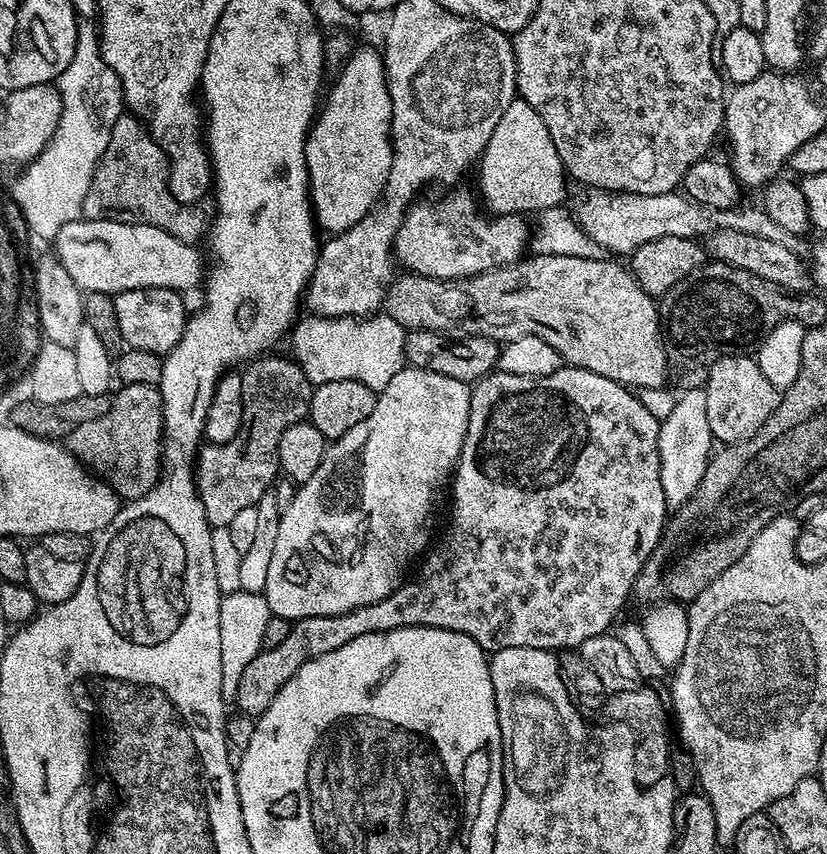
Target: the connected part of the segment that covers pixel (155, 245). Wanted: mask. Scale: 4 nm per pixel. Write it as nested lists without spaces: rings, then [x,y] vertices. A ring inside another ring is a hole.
[[[81,218],[74,222],[66,222],[66,226],[62,226],[62,230],[58,230],[54,237],[55,244],[56,259],[62,262],[62,266],[66,266],[66,274],[74,278],[80,291],[85,294],[105,292],[107,296],[115,297],[118,292],[129,292],[139,288],[173,288],[175,292],[182,293],[187,287],[201,286],[206,276],[206,260],[204,264],[199,247],[174,238],[174,234],[158,226]]]

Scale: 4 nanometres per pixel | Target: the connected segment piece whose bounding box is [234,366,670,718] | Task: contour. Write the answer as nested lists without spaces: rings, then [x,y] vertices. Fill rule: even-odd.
[[[562,366],[554,374],[549,376],[542,376],[539,379],[536,378],[524,378],[519,381],[520,392],[512,392],[508,396],[508,384],[517,383],[518,377],[513,372],[501,372],[499,370],[493,371],[491,374],[484,377],[482,380],[475,381],[472,388],[472,397],[470,398],[470,418],[468,419],[468,433],[464,439],[464,445],[460,451],[460,460],[457,462],[454,475],[450,480],[450,488],[452,484],[452,521],[448,524],[448,529],[444,532],[444,537],[440,541],[433,543],[431,547],[427,549],[426,555],[423,557],[424,565],[420,568],[420,576],[416,576],[412,581],[409,579],[407,582],[401,583],[399,588],[395,588],[394,591],[386,598],[382,598],[376,604],[370,606],[362,606],[358,610],[350,610],[346,614],[334,614],[333,616],[311,616],[305,620],[295,621],[290,630],[290,634],[286,634],[286,642],[282,642],[282,646],[274,646],[273,648],[264,648],[254,658],[250,658],[250,662],[246,666],[246,670],[242,670],[242,678],[238,678],[238,694],[234,701],[235,707],[240,708],[239,711],[245,716],[251,716],[258,718],[264,711],[270,706],[270,702],[274,702],[274,698],[278,694],[278,690],[282,690],[282,686],[286,682],[290,682],[292,675],[298,671],[298,669],[304,665],[308,660],[318,658],[322,654],[330,654],[330,650],[338,650],[338,646],[346,646],[346,642],[354,642],[354,638],[358,638],[362,634],[370,634],[371,632],[389,632],[395,628],[441,628],[442,630],[454,630],[455,632],[461,632],[466,634],[470,638],[474,638],[474,642],[478,642],[478,646],[484,649],[485,653],[491,654],[496,652],[499,648],[509,648],[512,646],[512,640],[504,640],[504,632],[500,632],[500,628],[504,628],[504,620],[516,620],[516,646],[526,646],[527,648],[547,648],[549,650],[576,650],[582,642],[586,642],[586,638],[594,638],[598,634],[608,632],[609,629],[617,623],[618,618],[616,615],[624,608],[624,603],[627,602],[628,596],[633,595],[636,580],[640,577],[640,571],[642,566],[648,560],[648,555],[656,548],[656,544],[660,540],[660,537],[664,535],[664,529],[666,527],[666,517],[669,515],[670,509],[667,504],[667,500],[663,494],[662,478],[660,477],[660,462],[659,462],[659,450],[660,444],[659,432],[661,421],[656,418],[655,414],[639,400],[637,393],[633,389],[629,388],[627,384],[619,384],[614,382],[610,378],[602,378],[602,374],[594,374],[590,370],[582,370],[581,368],[573,368],[571,366]]]

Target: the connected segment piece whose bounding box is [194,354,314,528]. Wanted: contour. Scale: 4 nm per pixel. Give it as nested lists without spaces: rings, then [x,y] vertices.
[[[276,354],[253,359],[243,369],[244,409],[238,434],[225,444],[205,443],[199,453],[194,468],[196,489],[206,510],[206,519],[213,528],[228,526],[237,513],[246,507],[255,507],[262,496],[270,491],[280,472],[278,442],[282,442],[282,434],[286,434],[292,424],[301,423],[308,416],[313,384],[295,359],[283,360],[280,356],[272,355]]]

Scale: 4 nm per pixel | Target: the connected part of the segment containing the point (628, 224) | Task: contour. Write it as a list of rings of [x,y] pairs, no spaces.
[[[602,188],[587,189],[588,200],[580,200],[574,207],[574,215],[579,220],[582,230],[594,238],[605,250],[612,254],[625,252],[631,254],[642,247],[646,242],[654,242],[658,238],[677,236],[678,238],[696,238],[703,228],[711,230],[742,230],[742,234],[754,234],[754,238],[766,238],[770,242],[778,242],[786,246],[786,250],[807,253],[810,248],[809,241],[803,235],[790,233],[783,226],[778,226],[770,218],[763,206],[744,208],[737,206],[730,210],[718,210],[706,204],[699,204],[679,191],[666,194],[643,196],[633,192],[608,192]]]

